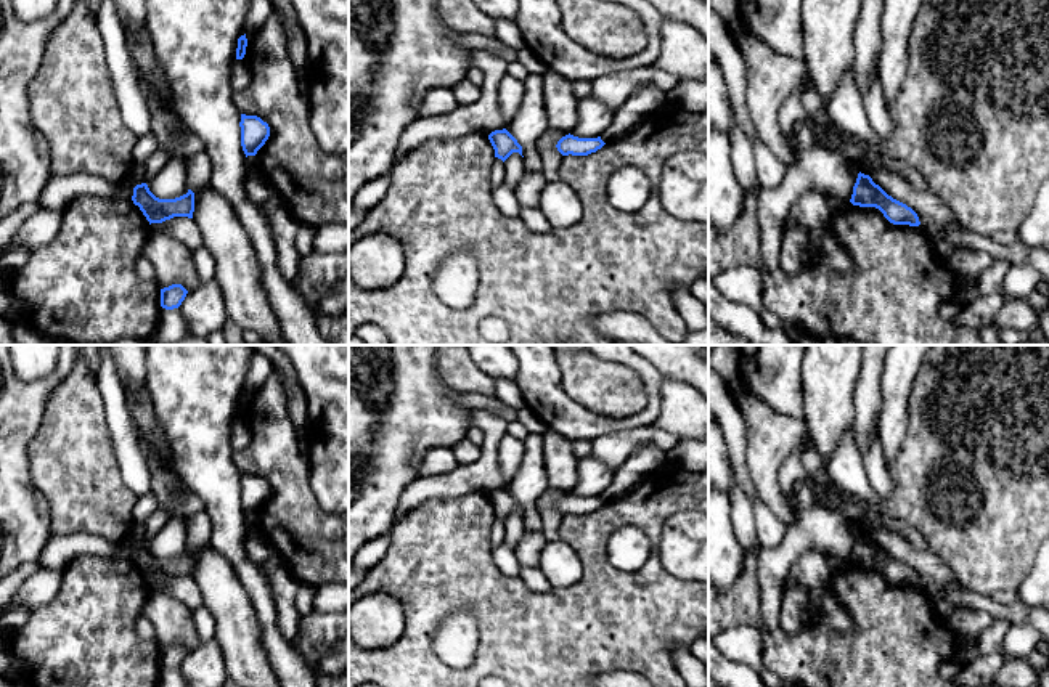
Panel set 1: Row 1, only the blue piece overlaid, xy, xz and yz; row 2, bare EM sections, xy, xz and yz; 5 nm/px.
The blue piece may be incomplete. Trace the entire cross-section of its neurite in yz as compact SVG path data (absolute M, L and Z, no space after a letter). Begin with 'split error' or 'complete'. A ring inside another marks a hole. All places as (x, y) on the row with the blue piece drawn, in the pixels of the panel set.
complete; M858 173L850 202L859 207L876 207L893 225L919 226L917 213L906 204L888 196L869 175Z

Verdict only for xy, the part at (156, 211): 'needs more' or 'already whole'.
already whole

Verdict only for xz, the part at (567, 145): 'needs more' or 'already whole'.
already whole

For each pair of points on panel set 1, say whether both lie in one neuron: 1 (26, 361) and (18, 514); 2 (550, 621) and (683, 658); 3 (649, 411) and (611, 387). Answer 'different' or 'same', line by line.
1: different
2: different
3: different

